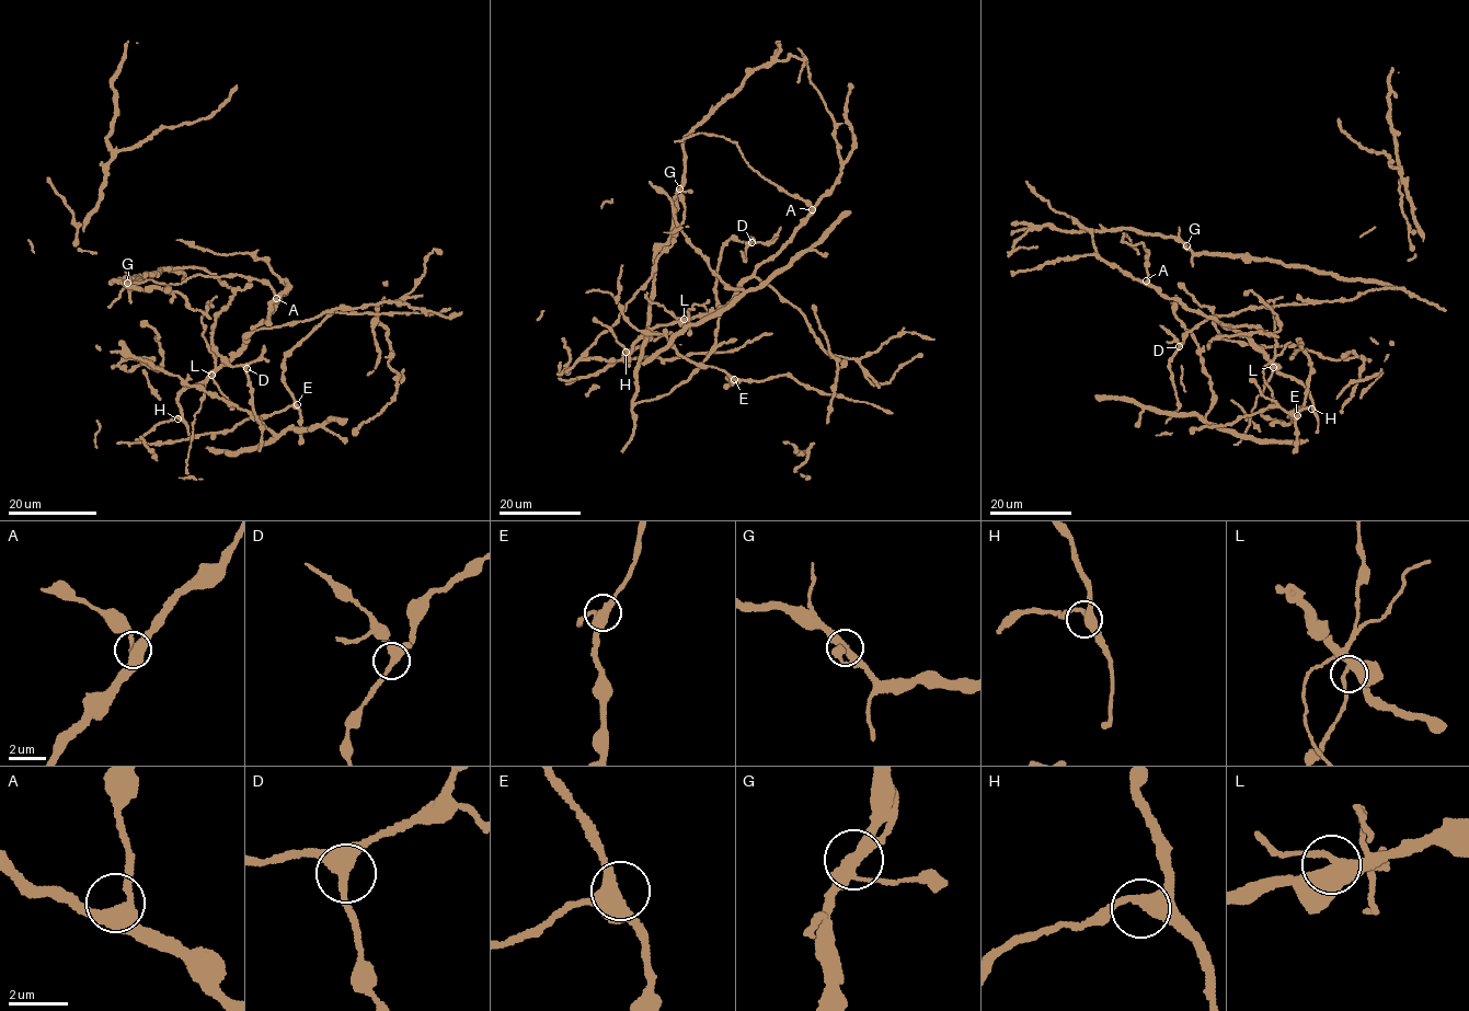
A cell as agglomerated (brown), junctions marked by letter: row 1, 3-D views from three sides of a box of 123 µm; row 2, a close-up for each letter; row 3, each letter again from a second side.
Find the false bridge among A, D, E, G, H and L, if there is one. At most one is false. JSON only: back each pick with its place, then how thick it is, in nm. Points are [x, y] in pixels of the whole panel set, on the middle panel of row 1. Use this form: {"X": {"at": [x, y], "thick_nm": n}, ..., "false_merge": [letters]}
{"false_merge": []}

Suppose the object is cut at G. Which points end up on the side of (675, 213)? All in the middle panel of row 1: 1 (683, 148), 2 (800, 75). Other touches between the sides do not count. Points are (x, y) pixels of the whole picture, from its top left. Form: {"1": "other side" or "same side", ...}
{"1": "other side", "2": "other side"}

